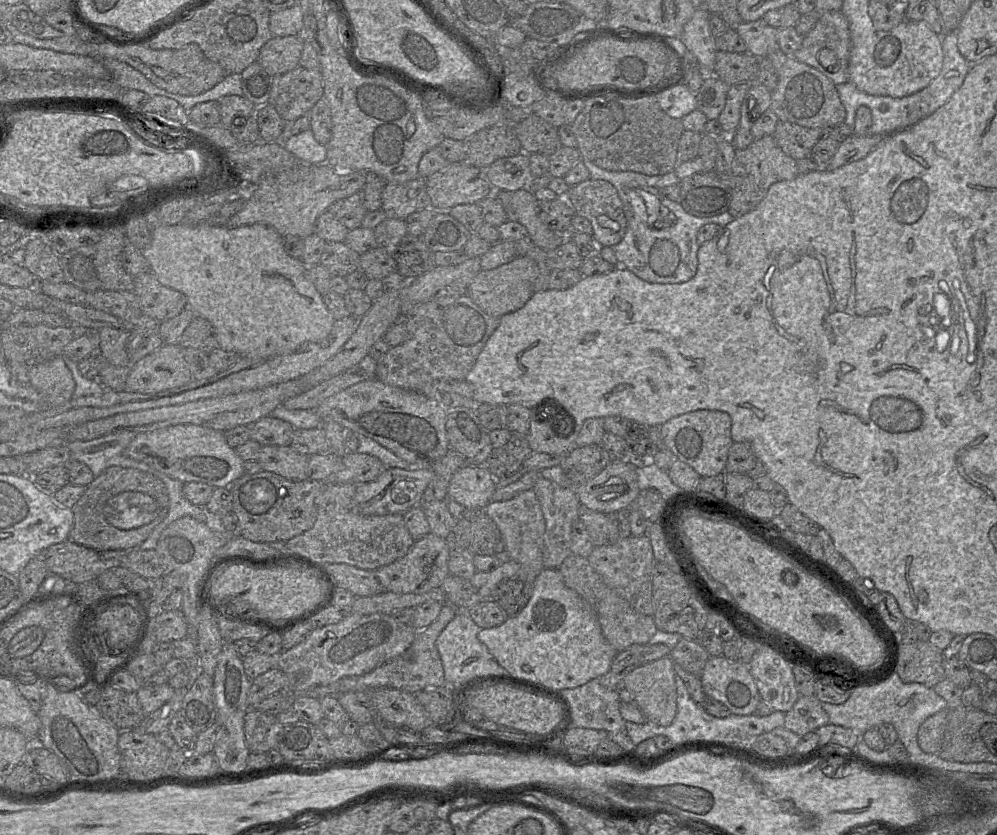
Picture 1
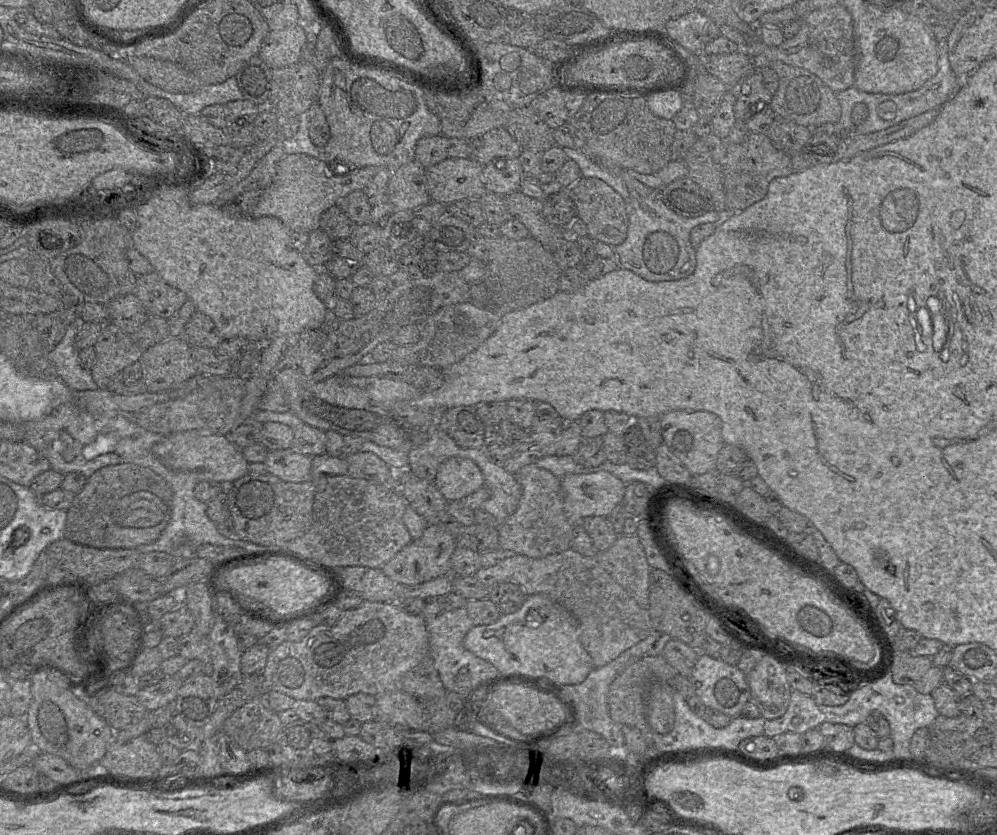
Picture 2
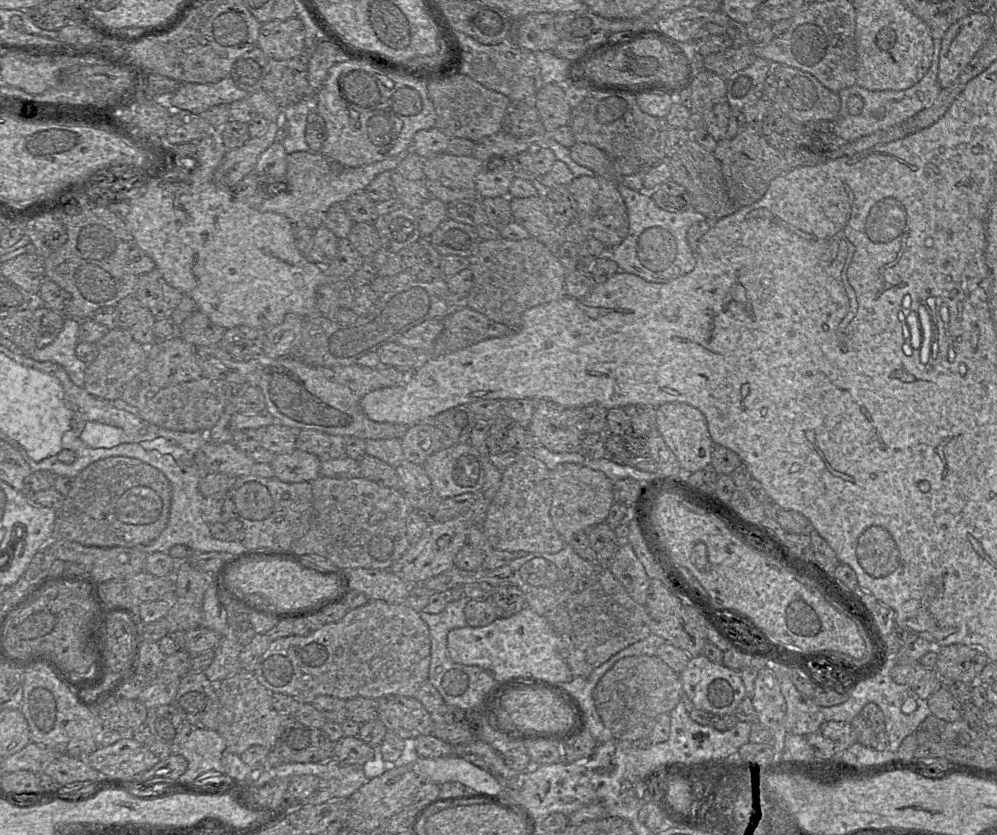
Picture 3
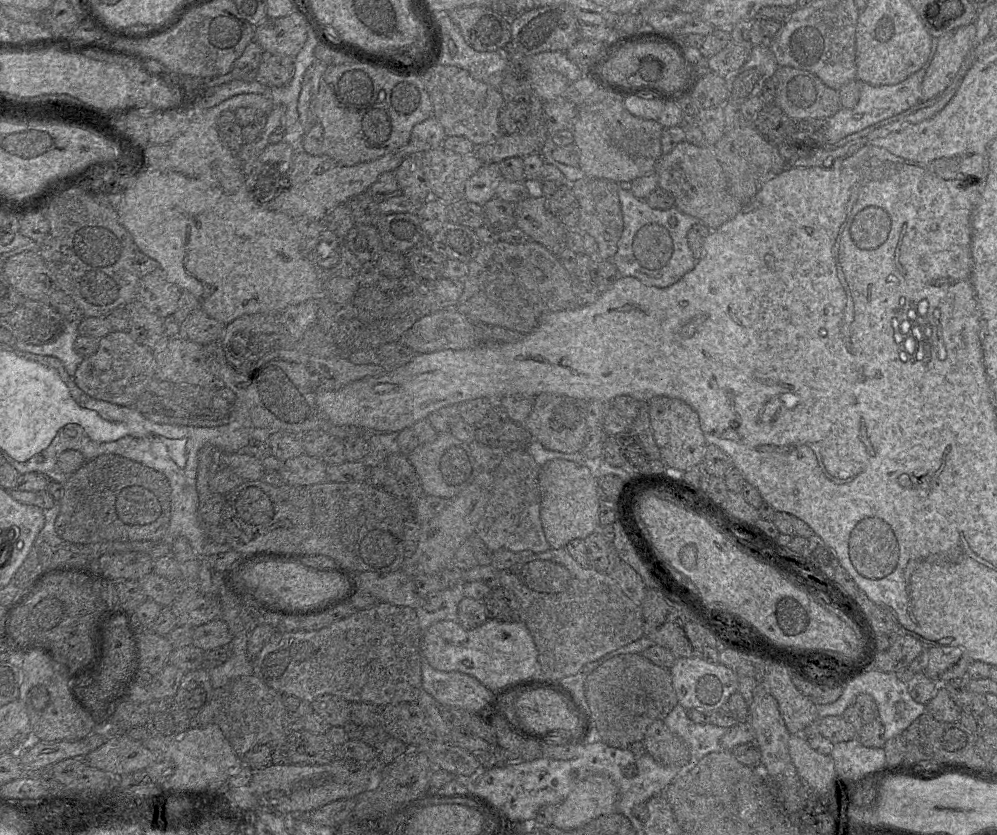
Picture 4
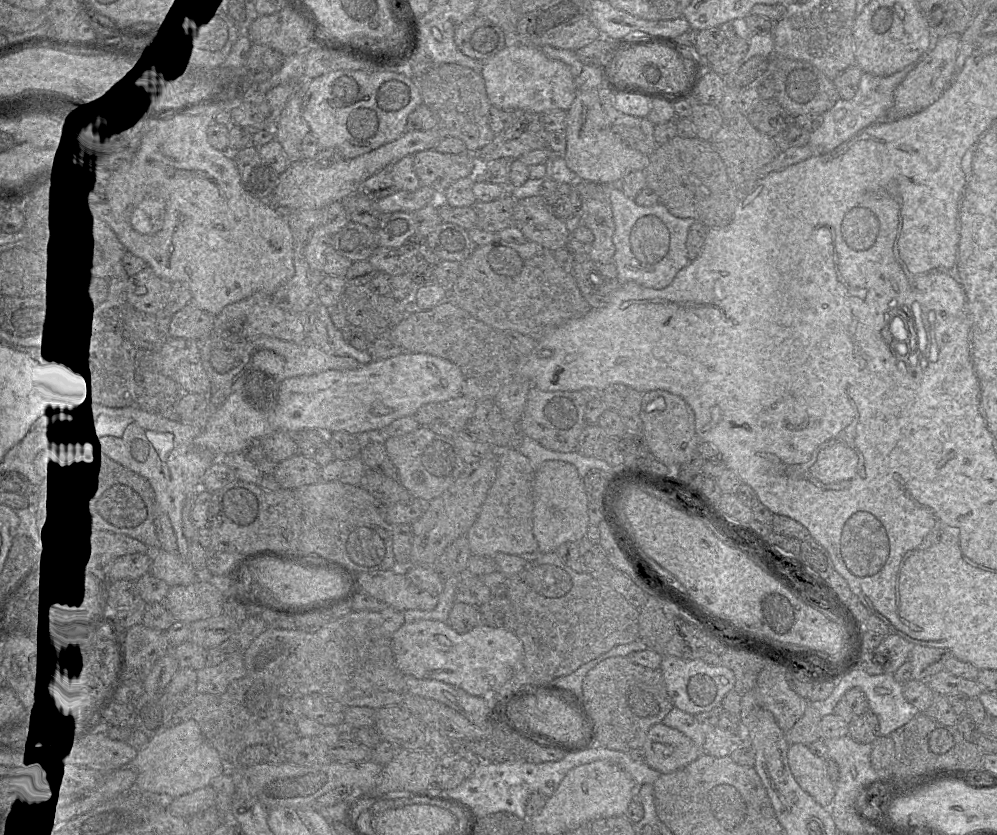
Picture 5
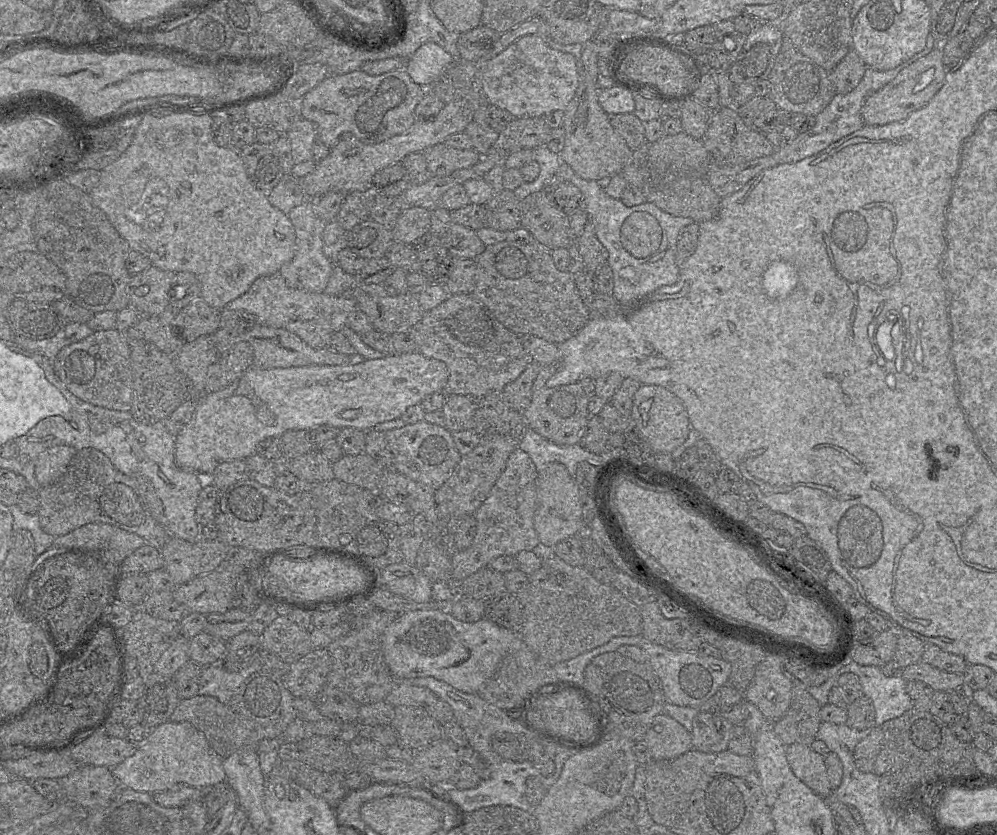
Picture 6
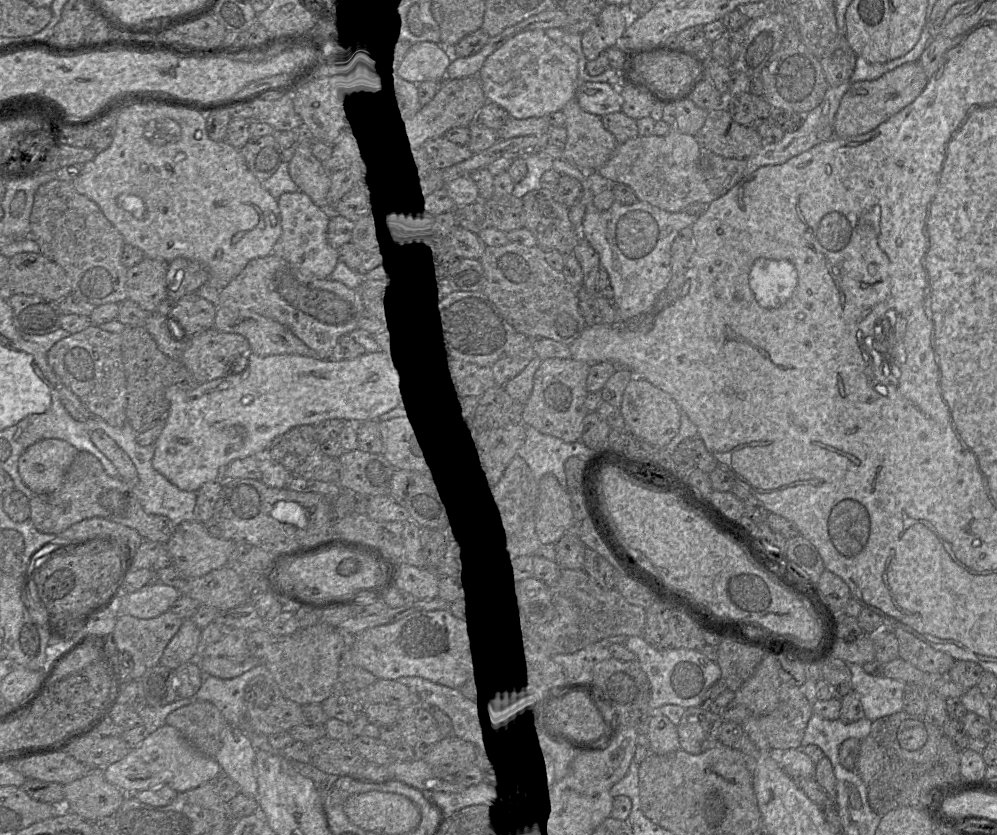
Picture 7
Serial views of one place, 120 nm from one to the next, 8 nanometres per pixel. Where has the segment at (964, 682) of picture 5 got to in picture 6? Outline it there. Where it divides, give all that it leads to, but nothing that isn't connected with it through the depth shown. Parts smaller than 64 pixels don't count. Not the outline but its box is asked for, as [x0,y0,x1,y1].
[902,661,964,692]

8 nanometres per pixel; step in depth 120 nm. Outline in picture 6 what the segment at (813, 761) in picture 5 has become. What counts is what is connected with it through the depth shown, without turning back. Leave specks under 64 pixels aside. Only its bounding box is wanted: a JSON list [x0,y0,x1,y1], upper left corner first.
[785,744,832,797]

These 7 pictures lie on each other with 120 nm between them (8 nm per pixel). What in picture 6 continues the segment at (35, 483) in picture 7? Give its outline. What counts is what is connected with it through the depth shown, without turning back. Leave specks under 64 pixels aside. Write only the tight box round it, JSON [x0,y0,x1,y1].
[35,445,77,487]

